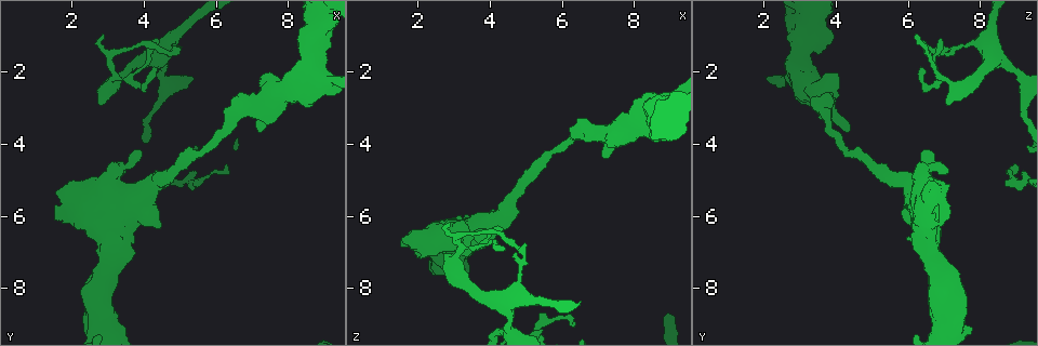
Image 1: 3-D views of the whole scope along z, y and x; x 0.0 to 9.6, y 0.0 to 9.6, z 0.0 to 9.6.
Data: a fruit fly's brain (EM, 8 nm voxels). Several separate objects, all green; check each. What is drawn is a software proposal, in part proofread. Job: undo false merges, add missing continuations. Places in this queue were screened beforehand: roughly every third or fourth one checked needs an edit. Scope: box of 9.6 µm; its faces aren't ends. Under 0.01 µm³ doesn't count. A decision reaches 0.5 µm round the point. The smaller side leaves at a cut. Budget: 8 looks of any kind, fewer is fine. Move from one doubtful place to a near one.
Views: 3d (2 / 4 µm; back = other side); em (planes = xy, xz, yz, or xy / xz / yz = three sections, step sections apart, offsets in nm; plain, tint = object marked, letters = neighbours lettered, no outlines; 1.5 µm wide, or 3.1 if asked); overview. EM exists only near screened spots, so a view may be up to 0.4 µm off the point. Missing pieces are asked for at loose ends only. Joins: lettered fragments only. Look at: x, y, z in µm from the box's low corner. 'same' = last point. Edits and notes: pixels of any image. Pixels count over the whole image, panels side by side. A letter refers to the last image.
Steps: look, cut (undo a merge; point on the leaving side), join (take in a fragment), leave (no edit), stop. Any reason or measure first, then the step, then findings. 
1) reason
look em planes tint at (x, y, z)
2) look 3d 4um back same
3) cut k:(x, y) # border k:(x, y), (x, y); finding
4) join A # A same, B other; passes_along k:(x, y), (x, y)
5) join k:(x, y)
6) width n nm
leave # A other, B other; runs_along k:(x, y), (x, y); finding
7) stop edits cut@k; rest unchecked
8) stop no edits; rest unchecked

thick turns thin
look em xz step 4 letters at (3.35, 4.65, 6.60)

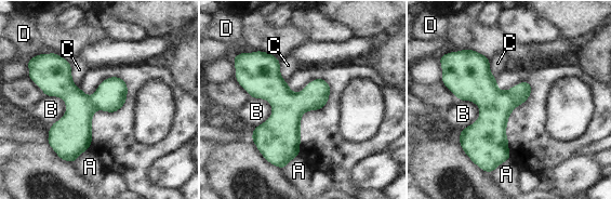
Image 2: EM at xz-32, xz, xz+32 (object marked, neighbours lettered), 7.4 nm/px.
leave # A other, B other, C other, D other; one neuron here

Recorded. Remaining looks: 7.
an open end
look 3d 4um at (2.80, 2.90, 7.15)

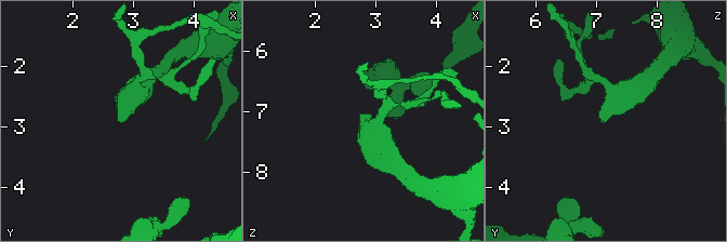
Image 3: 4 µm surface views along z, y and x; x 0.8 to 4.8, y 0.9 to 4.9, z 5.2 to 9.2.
shape alone is not enough
look em planes letters at (2.75, 2.90, 7.20)

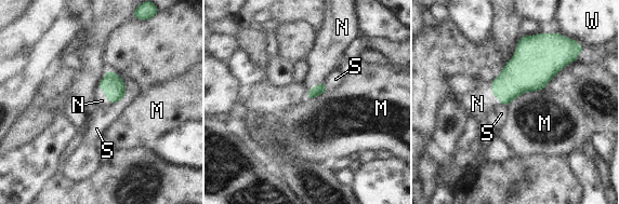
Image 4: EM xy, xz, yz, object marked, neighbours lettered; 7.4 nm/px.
join N # M other, N same, S other, W other; passes_along 4:(518, 76), (492, 95), (477, 104); the neuron continues

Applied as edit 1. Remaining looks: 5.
see it whole again
look overview

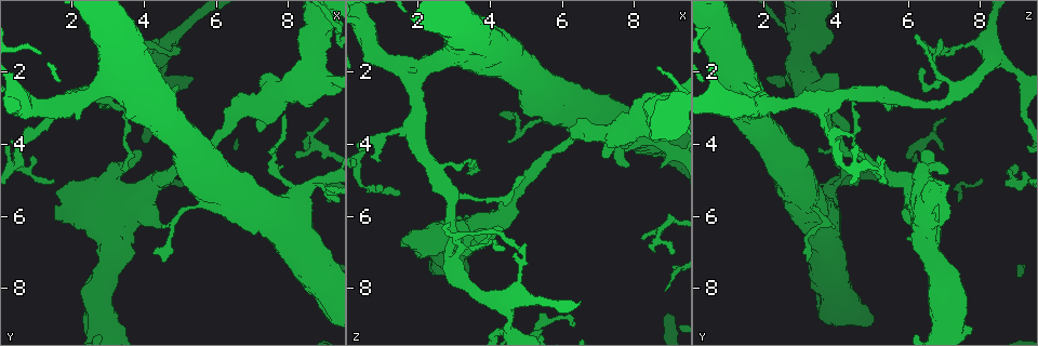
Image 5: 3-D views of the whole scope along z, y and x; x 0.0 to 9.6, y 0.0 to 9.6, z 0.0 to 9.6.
thin end
look em xy step 4 tint at (6.25, 4.70, 9.05)

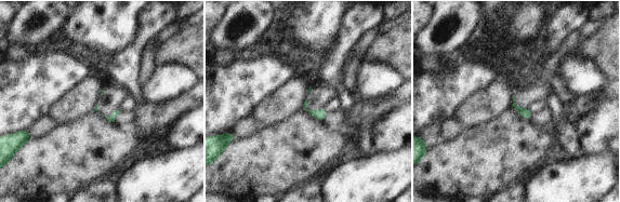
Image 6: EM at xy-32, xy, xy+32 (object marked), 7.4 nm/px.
look em xy step 4 letters same

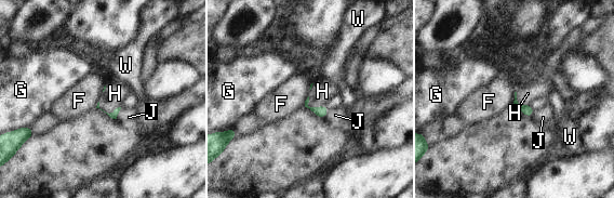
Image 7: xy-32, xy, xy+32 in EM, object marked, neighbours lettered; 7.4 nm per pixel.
longest_contact H 170 nm
join H # F other, G other, H same, J other, W other; it goes on there

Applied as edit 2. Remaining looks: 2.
stop edits join@4, join@7; rest unchecked

